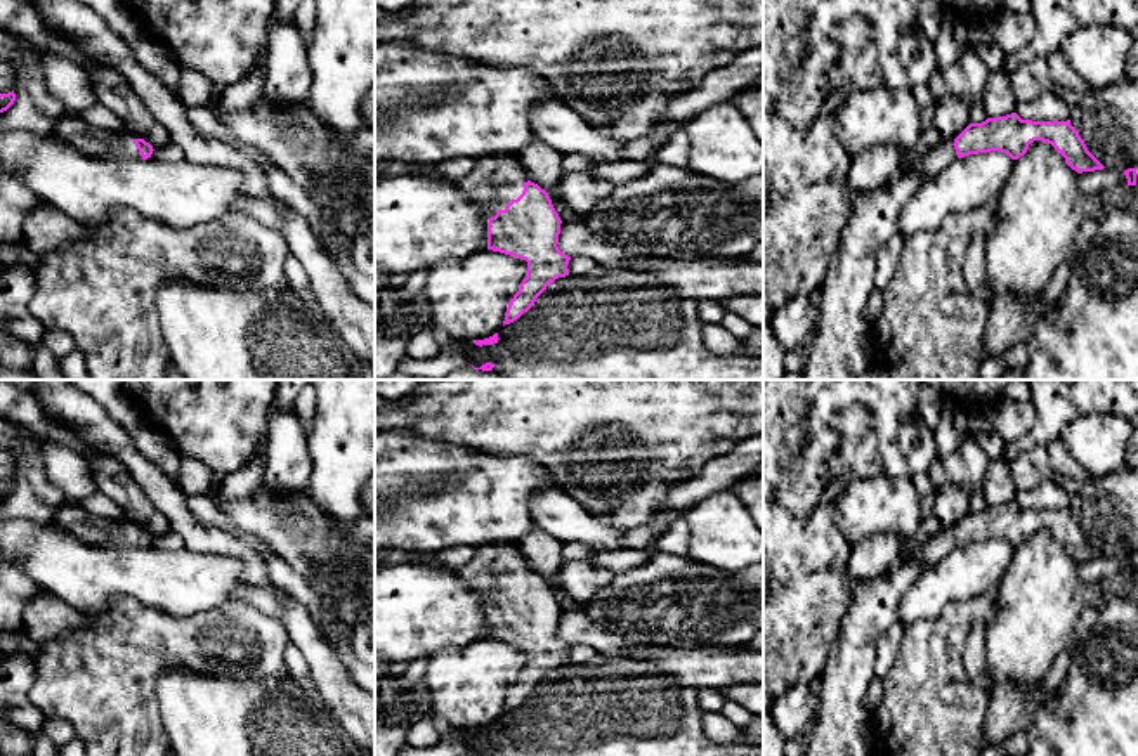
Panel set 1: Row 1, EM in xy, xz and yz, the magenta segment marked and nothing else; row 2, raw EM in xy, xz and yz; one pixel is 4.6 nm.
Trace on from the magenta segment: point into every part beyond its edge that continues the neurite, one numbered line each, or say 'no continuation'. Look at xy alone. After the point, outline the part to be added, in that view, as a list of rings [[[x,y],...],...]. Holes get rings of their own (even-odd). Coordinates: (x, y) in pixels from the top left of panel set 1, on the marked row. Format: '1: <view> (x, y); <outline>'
no continuation

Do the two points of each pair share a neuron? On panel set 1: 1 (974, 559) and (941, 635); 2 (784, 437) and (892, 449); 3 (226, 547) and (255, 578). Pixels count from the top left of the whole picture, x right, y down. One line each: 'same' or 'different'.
1: different
2: same
3: same

